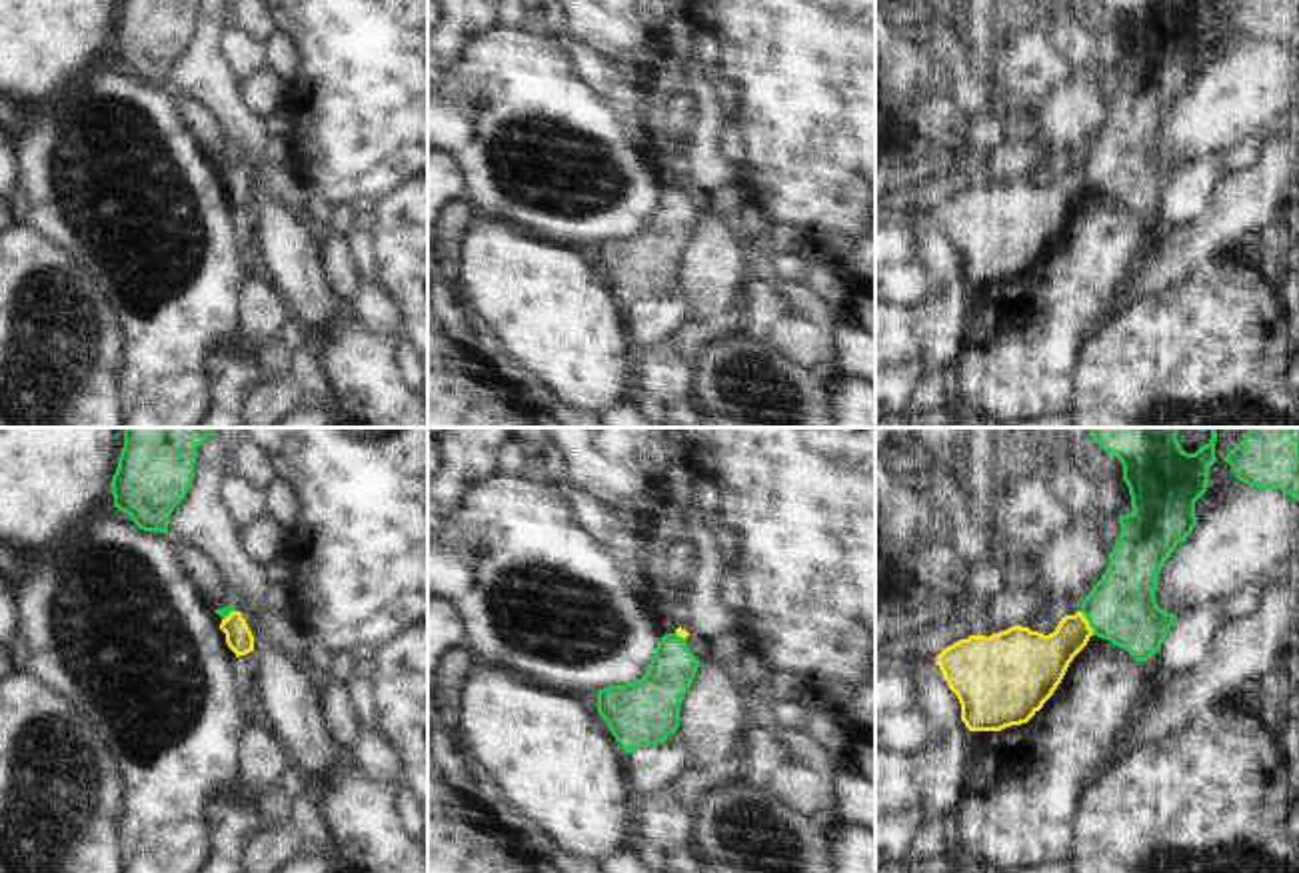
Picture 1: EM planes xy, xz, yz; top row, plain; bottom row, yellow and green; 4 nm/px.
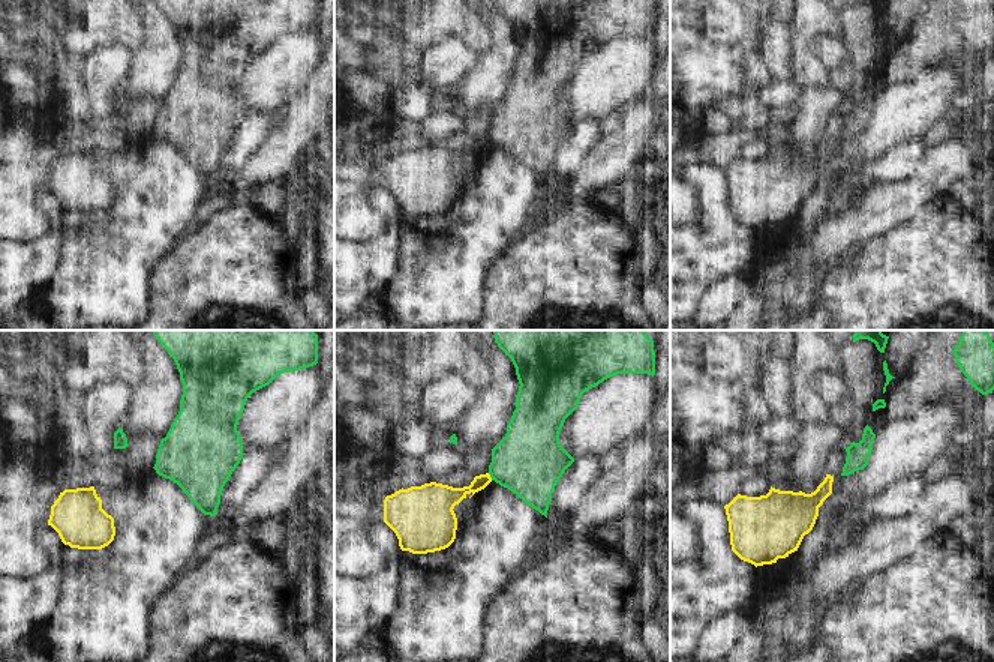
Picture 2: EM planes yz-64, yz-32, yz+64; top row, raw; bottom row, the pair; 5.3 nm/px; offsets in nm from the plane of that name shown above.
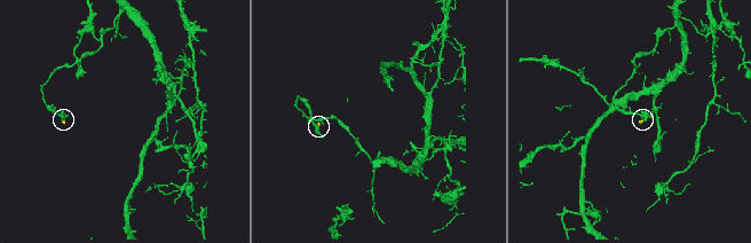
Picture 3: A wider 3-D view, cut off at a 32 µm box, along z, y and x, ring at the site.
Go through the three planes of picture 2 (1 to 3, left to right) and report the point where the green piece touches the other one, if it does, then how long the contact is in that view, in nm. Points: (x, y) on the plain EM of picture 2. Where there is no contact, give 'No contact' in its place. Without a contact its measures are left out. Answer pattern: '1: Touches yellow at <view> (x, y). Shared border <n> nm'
1: No contact
2: Touches yellow at yz-32 (489, 140). Shared border 50 nm
3: No contact

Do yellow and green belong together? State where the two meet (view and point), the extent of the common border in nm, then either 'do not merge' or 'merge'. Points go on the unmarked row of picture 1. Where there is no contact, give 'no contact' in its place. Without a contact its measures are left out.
contact yz (1088, 176); length 110 nm; do not merge

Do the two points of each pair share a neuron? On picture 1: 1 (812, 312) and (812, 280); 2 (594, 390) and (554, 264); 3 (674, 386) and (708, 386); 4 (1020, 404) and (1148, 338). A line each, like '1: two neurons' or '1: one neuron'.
1: two neurons
2: one neuron
3: two neurons
4: two neurons

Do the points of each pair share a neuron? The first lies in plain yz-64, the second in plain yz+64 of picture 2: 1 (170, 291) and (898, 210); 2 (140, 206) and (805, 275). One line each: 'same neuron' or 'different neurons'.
1: different neurons
2: same neuron

